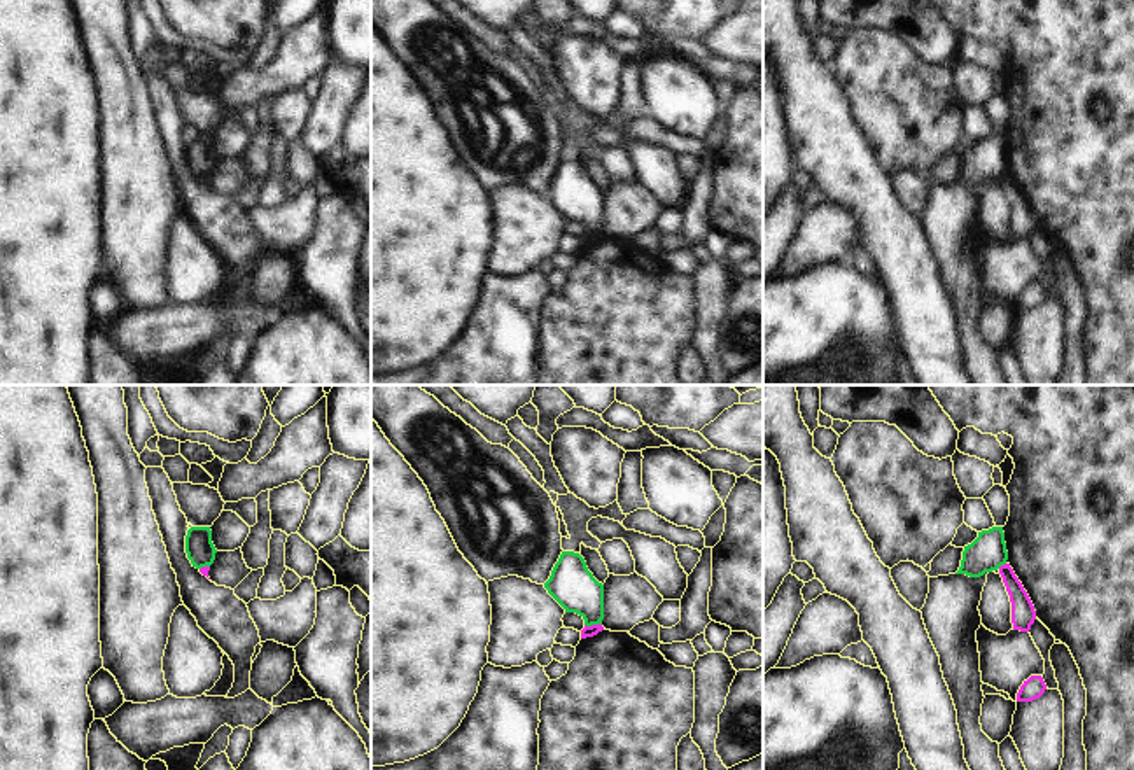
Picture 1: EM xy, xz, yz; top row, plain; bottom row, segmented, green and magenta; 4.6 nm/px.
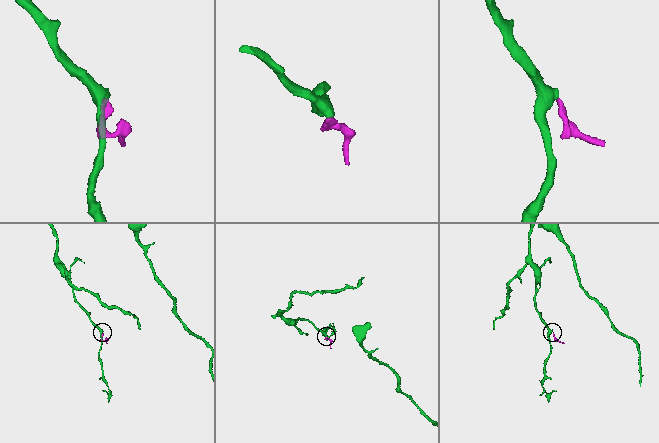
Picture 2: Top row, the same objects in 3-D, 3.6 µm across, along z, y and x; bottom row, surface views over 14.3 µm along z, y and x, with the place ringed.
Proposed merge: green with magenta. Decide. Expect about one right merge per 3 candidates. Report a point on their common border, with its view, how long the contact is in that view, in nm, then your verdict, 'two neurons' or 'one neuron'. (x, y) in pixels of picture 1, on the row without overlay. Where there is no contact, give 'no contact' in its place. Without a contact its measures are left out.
xz (594, 231) | 80 nm | two neurons

